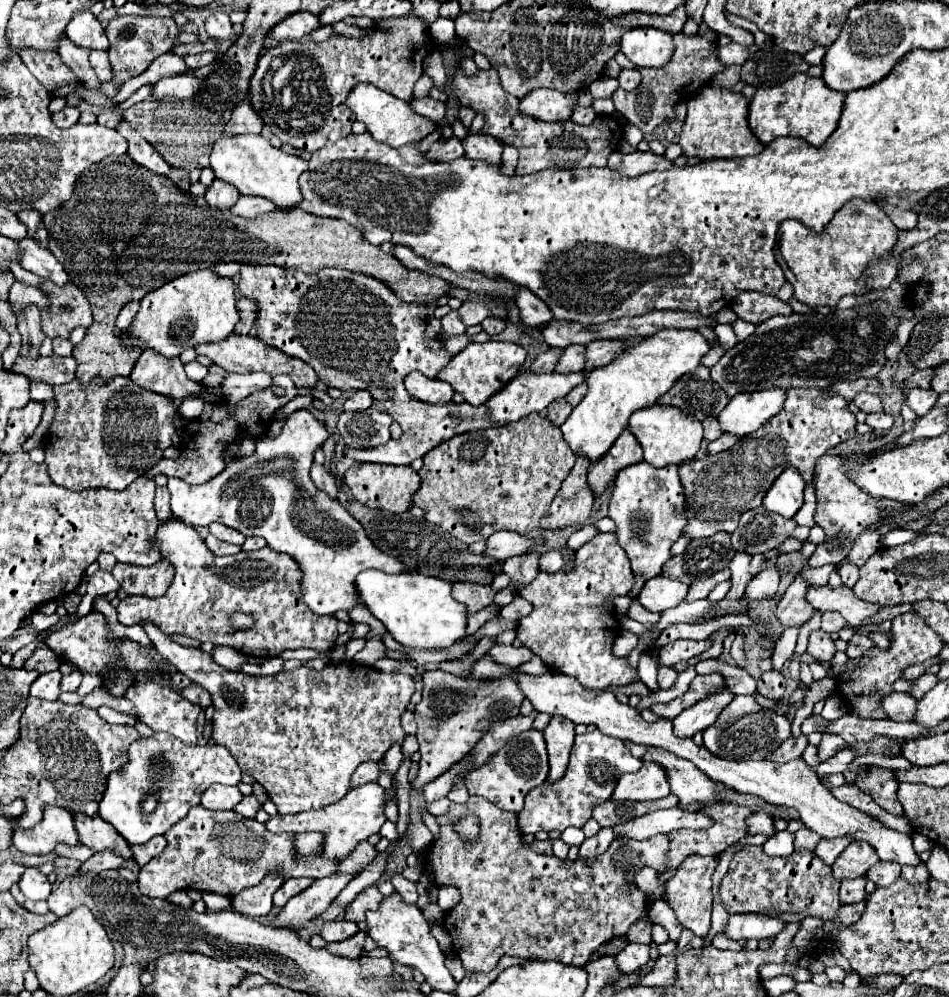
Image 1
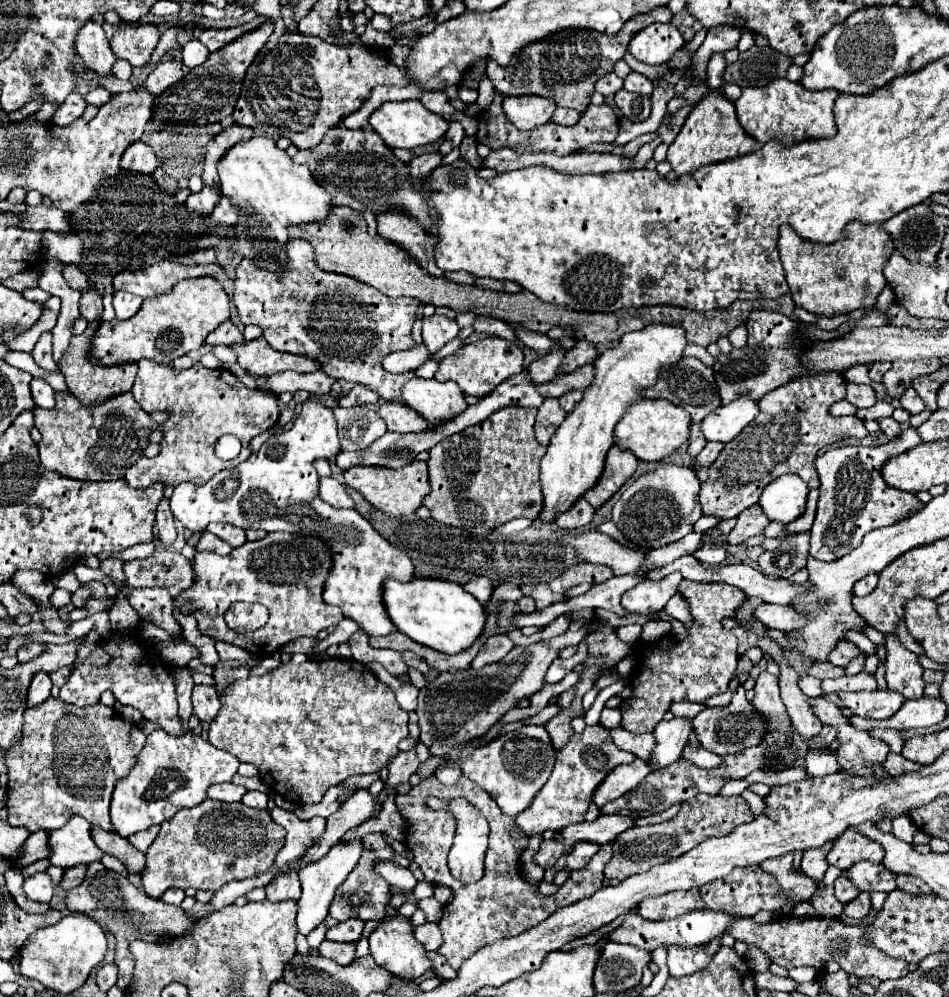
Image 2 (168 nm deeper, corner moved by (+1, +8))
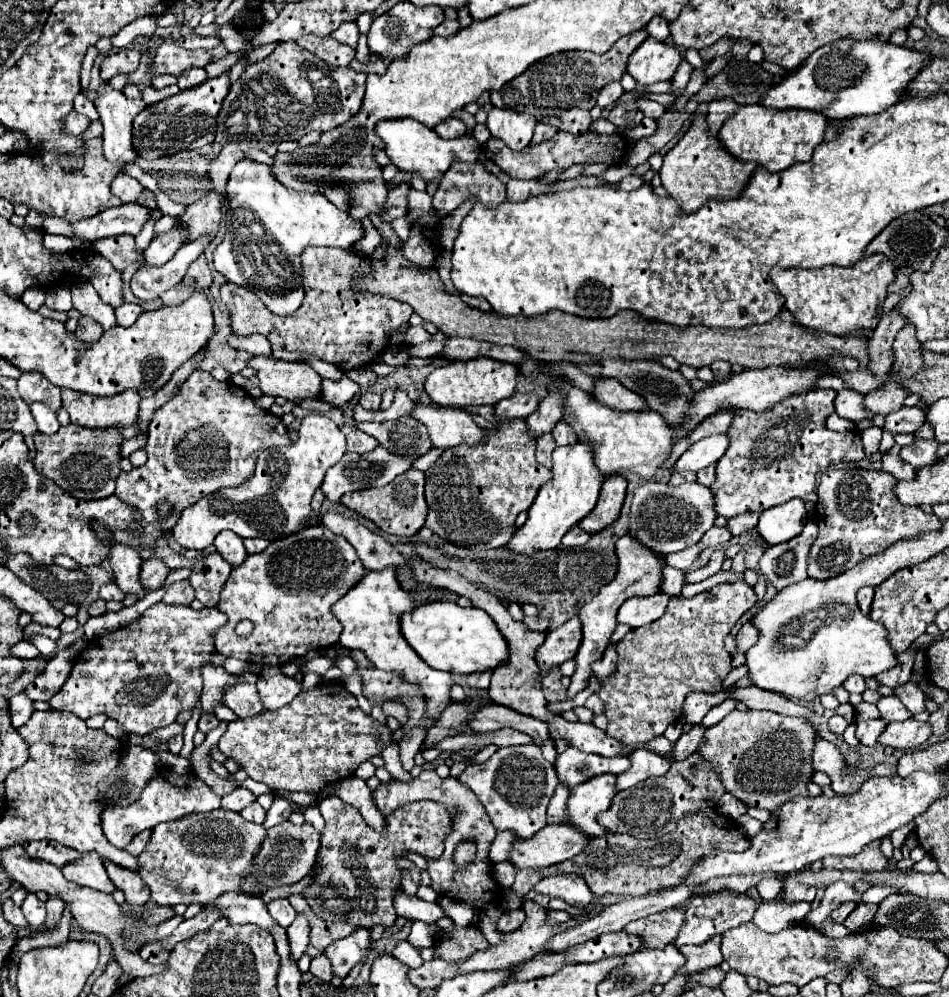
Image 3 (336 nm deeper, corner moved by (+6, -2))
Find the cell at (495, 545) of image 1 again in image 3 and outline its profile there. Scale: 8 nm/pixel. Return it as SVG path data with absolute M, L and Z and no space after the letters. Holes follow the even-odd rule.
M670 566L662 568L662 584L660 584L660 594L668 594L668 596L680 596L682 588L686 586L686 572L684 570L676 570Z

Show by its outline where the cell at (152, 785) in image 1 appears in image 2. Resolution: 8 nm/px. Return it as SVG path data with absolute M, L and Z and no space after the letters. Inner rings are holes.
M155 730L153 734L147 736L147 744L143 746L139 760L133 766L133 770L129 772L129 776L119 780L115 790L113 790L111 822L113 822L115 832L123 838L129 838L131 834L135 834L139 830L145 830L147 826L161 824L161 822L169 820L181 808L193 808L193 806L201 804L207 798L209 786L221 784L221 782L231 782L237 768L239 768L239 760L235 756L231 756L225 750L215 748L211 742L203 740L195 732L187 732L183 738L171 738L163 730Z

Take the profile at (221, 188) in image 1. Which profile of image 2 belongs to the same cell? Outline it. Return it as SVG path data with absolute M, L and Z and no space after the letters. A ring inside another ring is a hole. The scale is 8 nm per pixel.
M205 186L201 192L191 194L191 196L187 198L185 208L189 210L189 214L203 218L203 216L209 216L209 214L213 212L213 208L217 206L219 200L221 200L221 192L215 190L215 188L207 188L207 186Z

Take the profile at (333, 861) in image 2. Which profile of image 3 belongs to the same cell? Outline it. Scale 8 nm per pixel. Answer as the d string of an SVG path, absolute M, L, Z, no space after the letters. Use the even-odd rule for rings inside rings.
M298 914L296 920L286 928L286 932L288 932L288 940L290 940L290 950L294 950L294 958L298 960L304 954L304 950L306 950L306 946L310 942L308 940L310 924L302 914Z

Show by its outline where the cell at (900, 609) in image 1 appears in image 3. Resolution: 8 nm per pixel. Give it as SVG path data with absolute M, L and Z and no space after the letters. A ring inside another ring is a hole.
M746 622L742 624L738 636L736 636L736 644L738 644L738 652L746 652L748 648L752 648L756 642L758 642L760 634L758 634L758 628L752 624L752 622Z

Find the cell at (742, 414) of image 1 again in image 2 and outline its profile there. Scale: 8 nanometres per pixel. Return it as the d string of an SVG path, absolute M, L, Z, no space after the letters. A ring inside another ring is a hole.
M739 398L727 406L719 406L701 422L701 432L707 442L731 442L755 416L759 406L755 400Z

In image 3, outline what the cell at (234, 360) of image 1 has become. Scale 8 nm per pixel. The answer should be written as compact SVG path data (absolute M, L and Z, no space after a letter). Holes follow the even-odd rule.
M252 356L246 366L250 364L256 370L262 394L282 396L294 402L302 398L318 398L322 378L310 364L284 362L270 356Z

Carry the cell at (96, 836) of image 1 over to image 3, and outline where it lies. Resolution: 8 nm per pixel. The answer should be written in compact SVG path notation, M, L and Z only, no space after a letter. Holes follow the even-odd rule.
M104 860L104 866L106 866L106 872L108 872L110 880L114 882L114 886L126 894L128 904L140 906L140 904L146 904L150 900L150 890L146 888L146 884L138 876L138 872L122 868L110 860Z

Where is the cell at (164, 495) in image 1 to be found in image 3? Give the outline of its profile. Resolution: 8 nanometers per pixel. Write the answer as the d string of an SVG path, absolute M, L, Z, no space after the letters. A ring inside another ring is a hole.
M152 554L142 564L142 584L146 584L146 588L150 588L150 590L156 590L162 586L168 572L170 572L170 568L166 566L166 562L160 560L156 554Z

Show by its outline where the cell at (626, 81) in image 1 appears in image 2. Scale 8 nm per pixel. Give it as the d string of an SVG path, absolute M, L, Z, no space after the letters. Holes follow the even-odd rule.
M631 72L631 74L625 78L625 90L635 92L635 94L641 94L641 96L651 96L653 84L651 84L651 80L647 80L645 76L641 76L641 74L637 74L637 72Z

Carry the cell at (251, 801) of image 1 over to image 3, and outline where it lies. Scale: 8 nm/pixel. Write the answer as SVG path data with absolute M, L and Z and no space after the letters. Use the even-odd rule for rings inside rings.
M254 800L250 806L246 806L242 812L242 818L246 818L246 820L250 820L250 822L258 822L258 824L262 824L264 822L264 816L266 816L266 810Z

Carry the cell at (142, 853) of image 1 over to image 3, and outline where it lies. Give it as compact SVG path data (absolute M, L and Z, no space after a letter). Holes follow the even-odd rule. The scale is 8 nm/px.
M144 830L144 832L140 832L140 834L134 836L134 840L126 846L126 850L128 850L132 856L138 856L138 854L146 848L146 844L148 844L148 840L150 840L150 834L152 834L152 830Z

